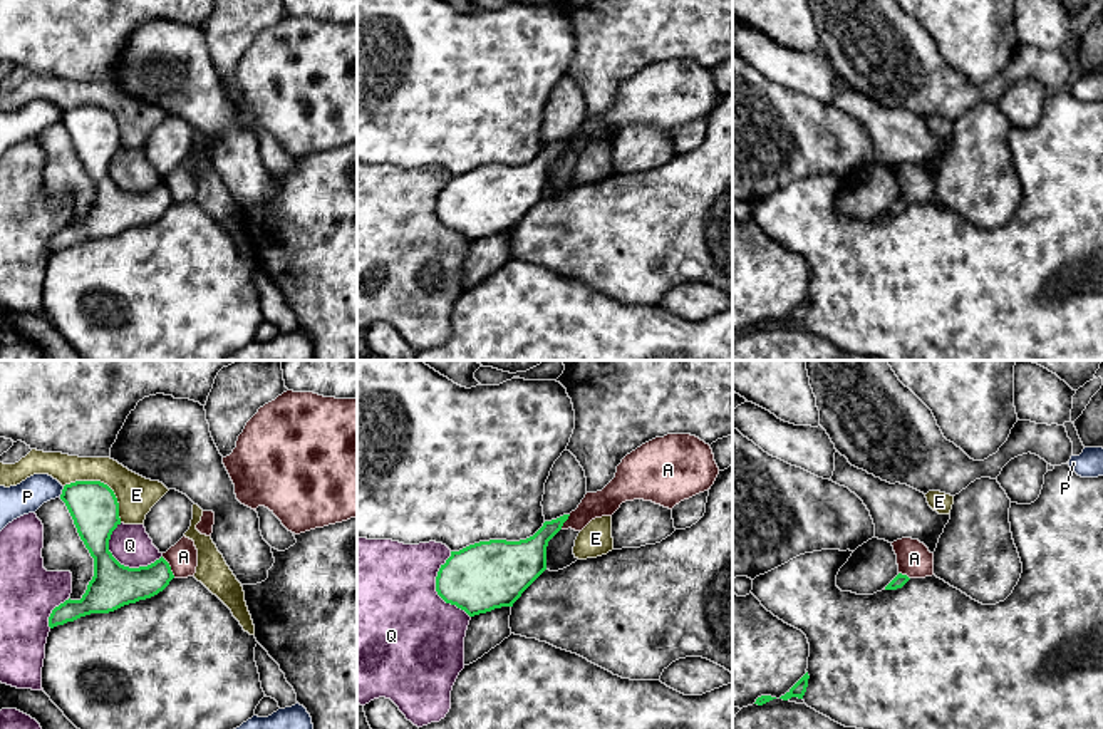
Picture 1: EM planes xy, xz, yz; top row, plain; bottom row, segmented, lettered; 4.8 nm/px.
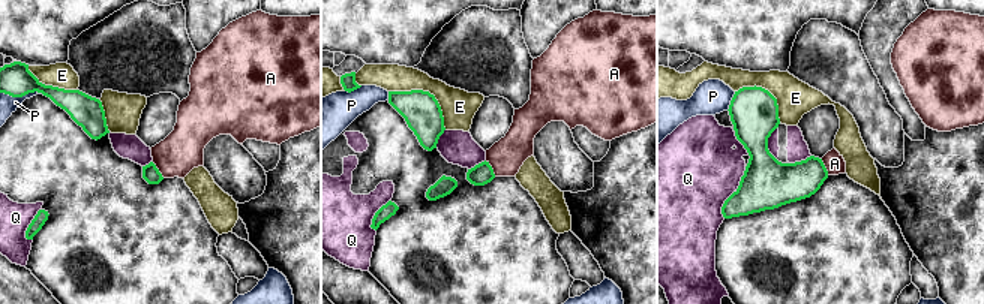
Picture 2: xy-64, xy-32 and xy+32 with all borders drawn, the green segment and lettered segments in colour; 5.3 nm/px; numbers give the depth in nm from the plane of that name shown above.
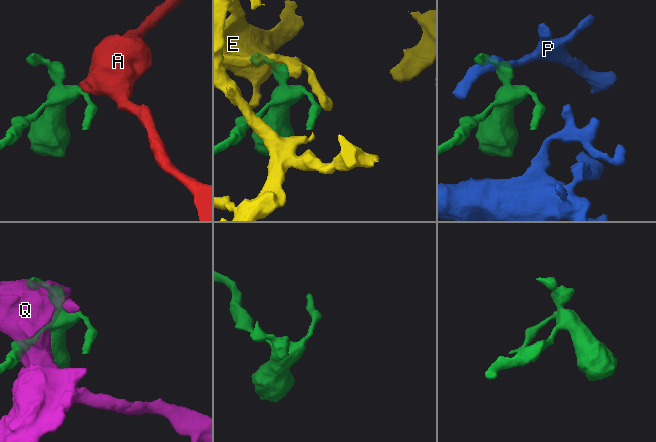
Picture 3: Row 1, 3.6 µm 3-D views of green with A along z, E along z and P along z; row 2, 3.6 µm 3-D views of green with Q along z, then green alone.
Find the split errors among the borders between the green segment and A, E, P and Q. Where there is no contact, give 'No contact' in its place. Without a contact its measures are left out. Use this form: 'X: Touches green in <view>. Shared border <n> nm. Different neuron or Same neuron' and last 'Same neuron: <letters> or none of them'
A: Touches green in xy. Shared border 120 nm. Different neuron
E: Touches green in xy. Shared border 340 nm. Different neuron
P: Touches green in xy. Shared border 60 nm. Different neuron
Q: Touches green in xy. Shared border 280 nm. Different neuron
Same neuron: none of them

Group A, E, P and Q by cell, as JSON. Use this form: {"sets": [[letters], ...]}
{"sets": [["A"], ["E"], ["P"], ["Q"]]}

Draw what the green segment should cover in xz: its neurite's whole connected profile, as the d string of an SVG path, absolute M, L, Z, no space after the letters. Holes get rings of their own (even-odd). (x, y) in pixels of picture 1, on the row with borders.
M568 516L545 521L526 540L489 540L451 551L436 576L438 595L469 617L513 607L546 570L548 541L562 530Z

